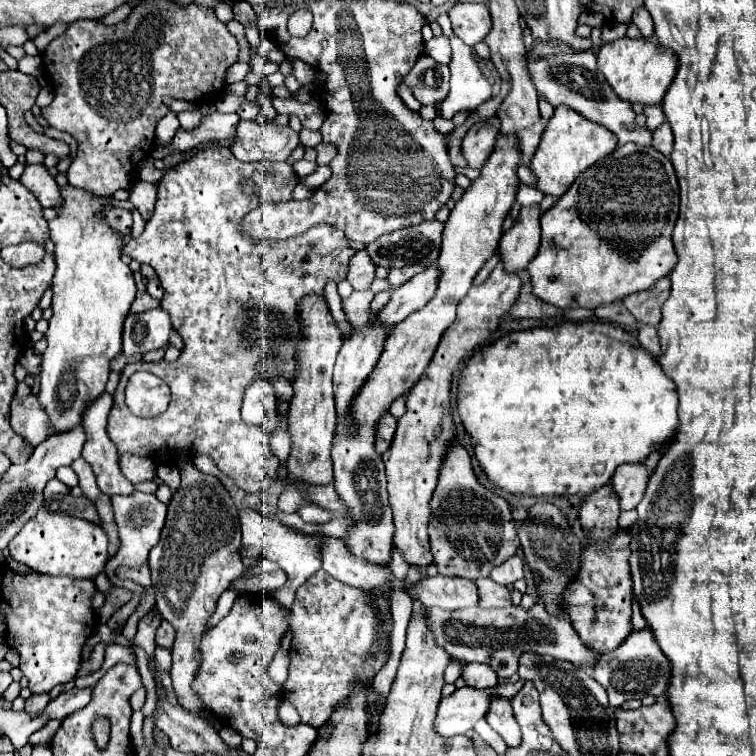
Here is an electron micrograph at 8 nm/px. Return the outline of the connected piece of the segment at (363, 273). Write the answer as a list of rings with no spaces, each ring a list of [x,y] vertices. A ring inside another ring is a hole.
[[[356,251],[356,255],[352,257],[352,263],[348,265],[348,281],[352,283],[352,287],[370,287],[374,281],[374,265],[368,257],[366,251]]]

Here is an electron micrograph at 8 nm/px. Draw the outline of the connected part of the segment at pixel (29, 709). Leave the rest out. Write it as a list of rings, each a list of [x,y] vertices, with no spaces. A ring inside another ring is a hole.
[[[44,693],[44,695],[32,695],[32,697],[26,699],[24,711],[26,711],[28,715],[40,715],[48,703],[50,703],[48,693]]]

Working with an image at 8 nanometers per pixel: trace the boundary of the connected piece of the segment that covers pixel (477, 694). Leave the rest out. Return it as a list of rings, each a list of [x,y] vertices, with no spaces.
[[[522,681],[516,683],[500,683],[488,689],[472,689],[468,685],[456,689],[450,697],[442,697],[434,728],[444,737],[464,735],[474,729],[474,723],[484,719],[488,713],[488,703],[492,703],[492,695],[504,695],[504,699],[512,699],[520,689]]]

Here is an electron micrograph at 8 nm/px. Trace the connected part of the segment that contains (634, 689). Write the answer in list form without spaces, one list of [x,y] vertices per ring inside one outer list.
[[[632,631],[616,651],[604,653],[594,665],[594,679],[608,691],[610,707],[620,707],[628,699],[642,699],[644,695],[660,697],[664,695],[670,681],[670,665],[664,653],[660,651],[652,631]]]

